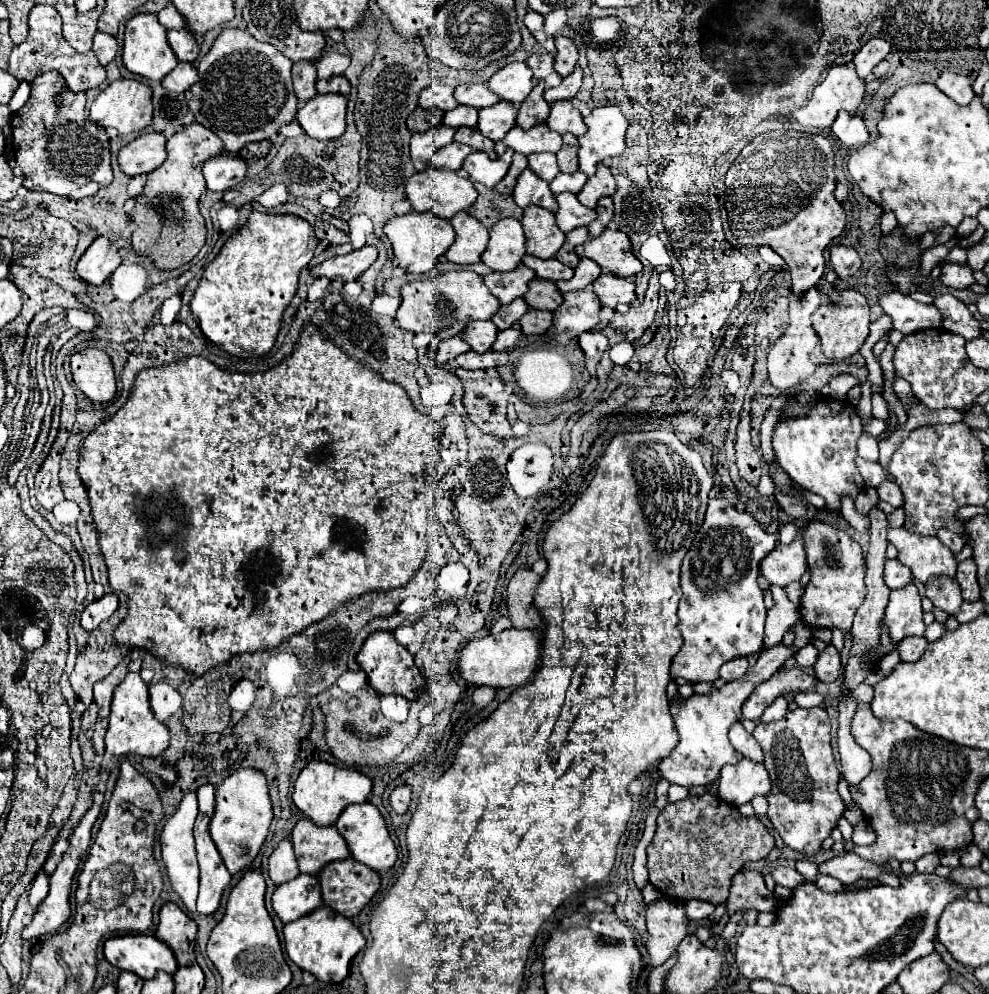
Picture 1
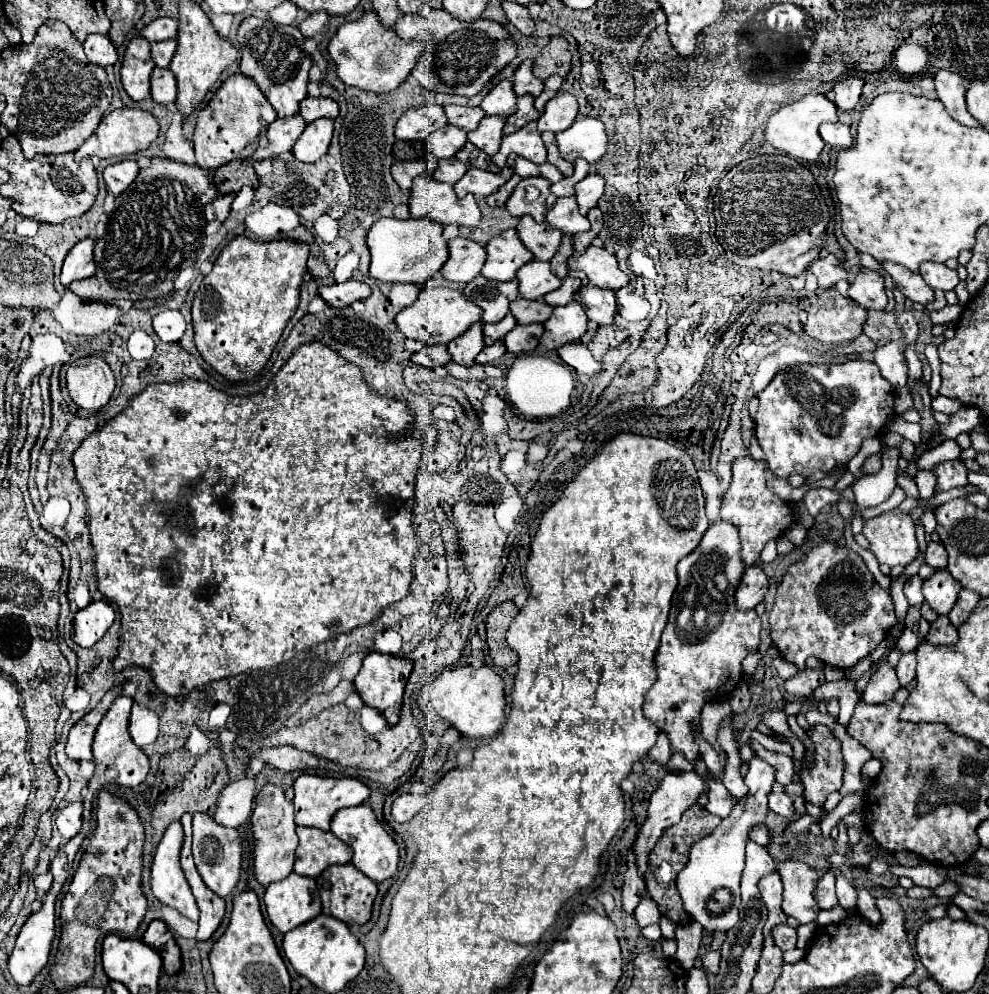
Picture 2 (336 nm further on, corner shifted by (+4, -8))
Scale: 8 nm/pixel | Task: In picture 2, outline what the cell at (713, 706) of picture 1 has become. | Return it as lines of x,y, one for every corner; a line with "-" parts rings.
631,850
627,852
627,872
625,872
625,882
623,882
623,910
633,912
639,900
647,894
645,890
645,880
639,876
639,870
635,868
635,856
631,856

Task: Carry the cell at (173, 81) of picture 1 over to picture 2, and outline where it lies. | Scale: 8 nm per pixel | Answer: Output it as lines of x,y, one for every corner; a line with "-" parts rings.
155,68
151,74
151,96
157,104
177,100
177,80
167,68

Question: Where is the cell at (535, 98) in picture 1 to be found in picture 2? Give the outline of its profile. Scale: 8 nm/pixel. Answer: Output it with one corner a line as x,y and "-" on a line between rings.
523,94
523,96
517,98
517,112
507,118
505,128
503,128
503,134
513,134
513,132
517,132
519,128
523,128
527,122
539,120
541,114
535,110
533,100
535,100
535,98
533,98
531,94

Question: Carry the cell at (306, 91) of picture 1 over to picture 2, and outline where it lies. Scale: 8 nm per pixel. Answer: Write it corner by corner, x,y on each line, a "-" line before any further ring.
299,112
295,116
287,116
287,120
275,120
271,122
267,130
267,138
261,140
259,148
251,156
251,160
265,160
265,158
277,158
281,152
287,152
293,148
297,138
303,134
307,122

